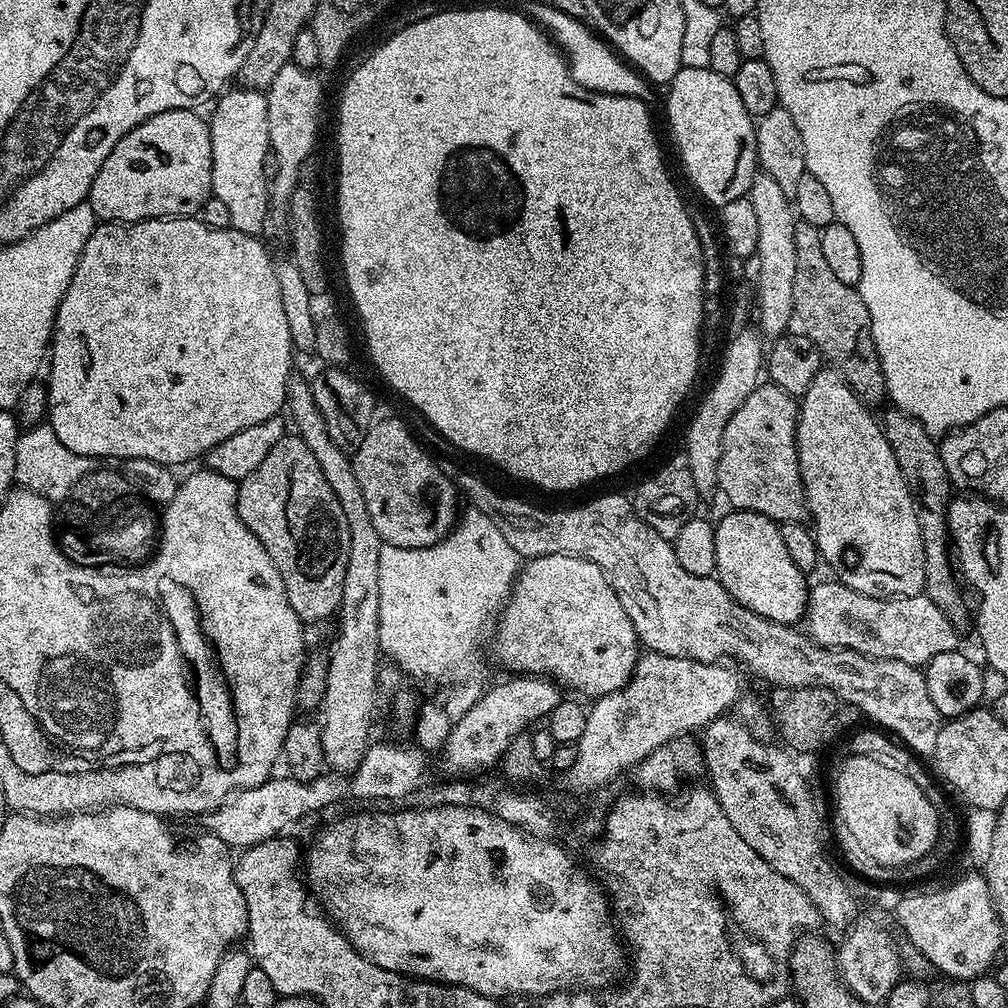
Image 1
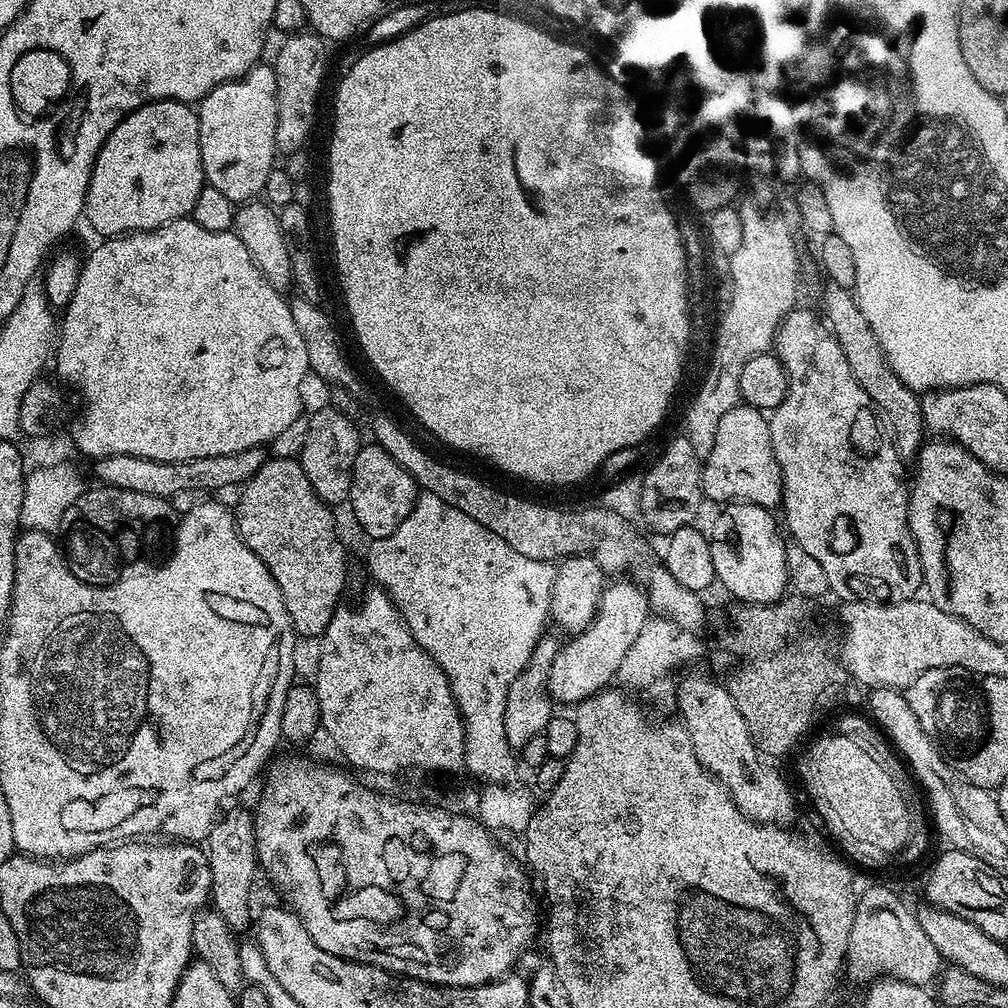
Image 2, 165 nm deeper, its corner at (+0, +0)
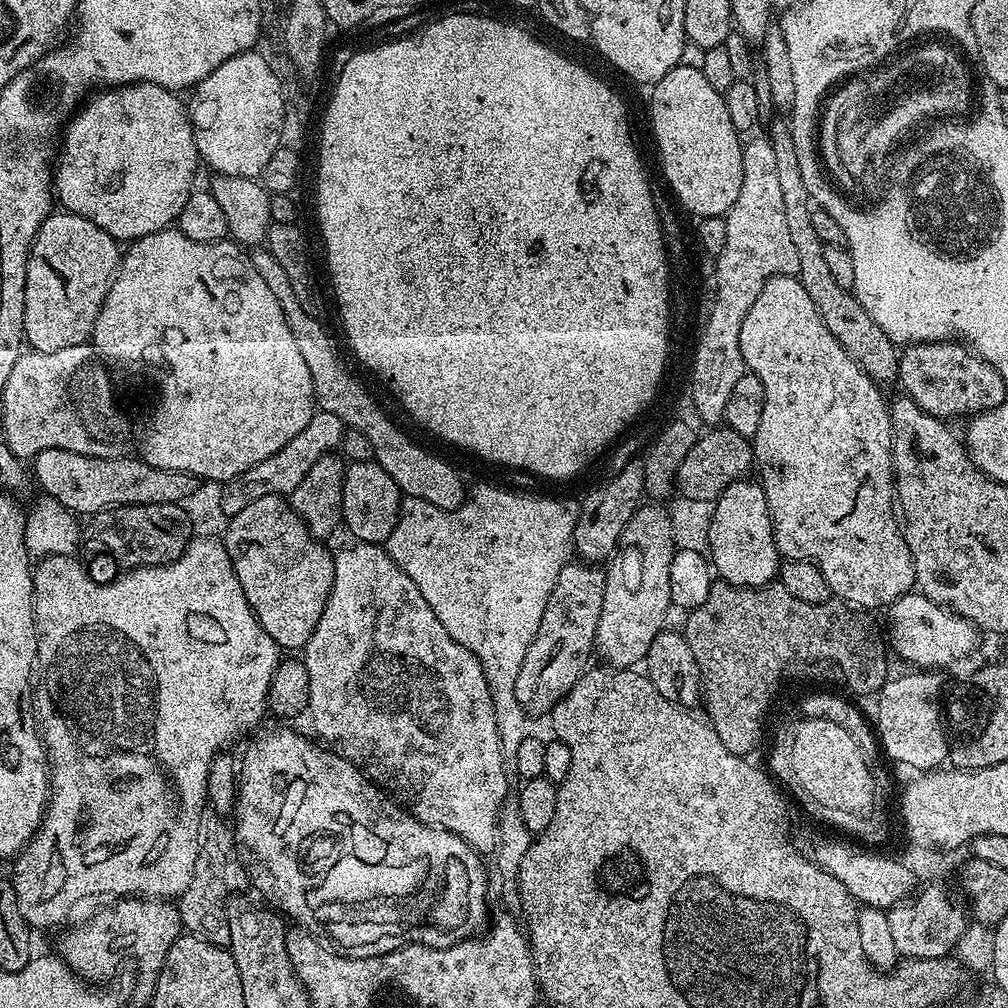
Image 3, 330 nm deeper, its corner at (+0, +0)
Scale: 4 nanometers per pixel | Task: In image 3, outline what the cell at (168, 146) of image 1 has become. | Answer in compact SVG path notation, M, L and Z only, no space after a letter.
M122 84L119 88L97 91L69 119L62 132L64 145L61 148L59 145L58 155L54 160L54 196L59 207L65 212L73 212L90 222L94 222L118 242L131 242L142 238L146 234L154 234L158 230L175 225L177 218L182 214L182 206L186 206L186 198L190 198L190 194L194 191L195 184L192 183L196 180L196 164L201 163L200 156L196 152L196 143L192 133L192 120L188 116L188 109L185 101L180 101L176 96L179 95L173 89L163 88L157 84Z

